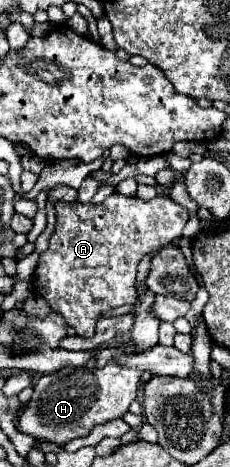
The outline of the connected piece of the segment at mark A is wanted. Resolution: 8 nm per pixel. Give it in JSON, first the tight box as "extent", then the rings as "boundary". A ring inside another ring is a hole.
{"extent":[32,193,190,337],"boundary":[[[114,193],[102,203],[56,203],[56,229],[50,235],[48,249],[40,255],[36,273],[32,277],[32,291],[44,297],[52,311],[66,319],[68,327],[74,327],[76,335],[92,337],[96,333],[98,319],[116,307],[132,305],[136,301],[136,267],[140,259],[160,245],[168,245],[172,239],[182,237],[182,229],[190,219],[188,209],[174,203],[168,197],[156,195],[150,201],[138,197],[126,197]]]}

